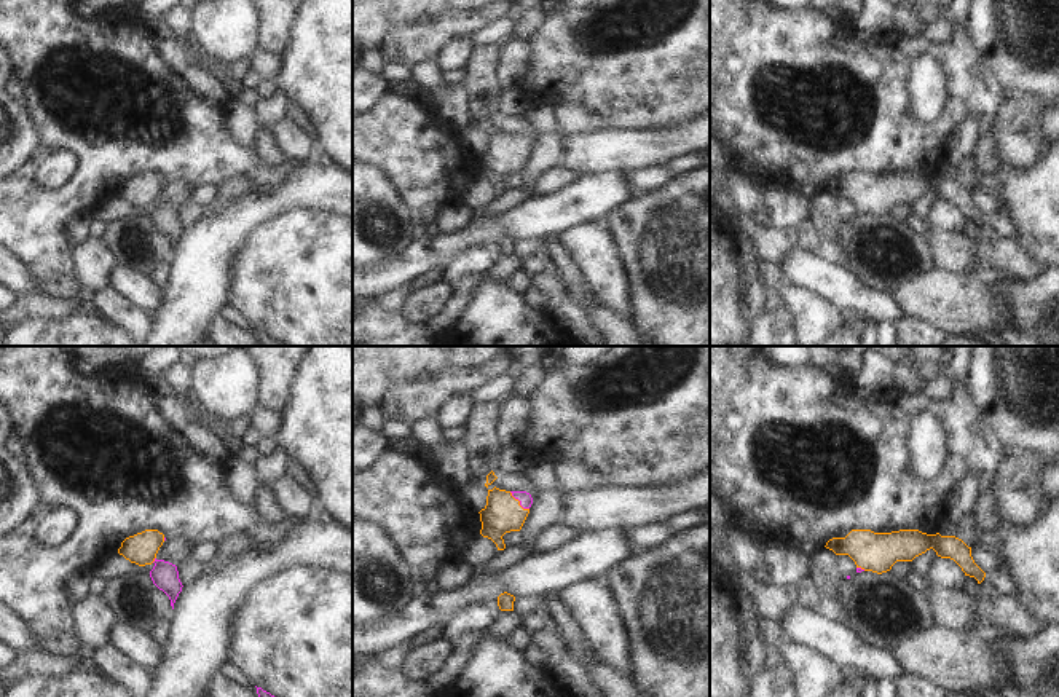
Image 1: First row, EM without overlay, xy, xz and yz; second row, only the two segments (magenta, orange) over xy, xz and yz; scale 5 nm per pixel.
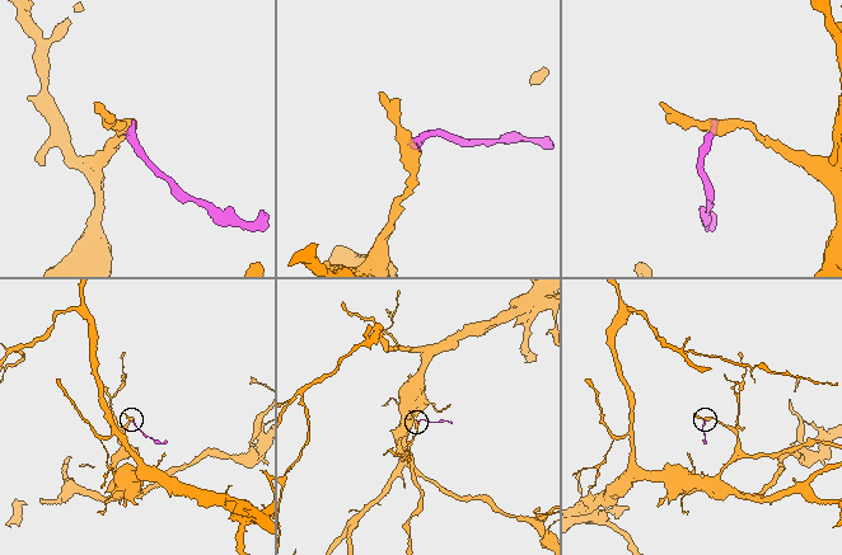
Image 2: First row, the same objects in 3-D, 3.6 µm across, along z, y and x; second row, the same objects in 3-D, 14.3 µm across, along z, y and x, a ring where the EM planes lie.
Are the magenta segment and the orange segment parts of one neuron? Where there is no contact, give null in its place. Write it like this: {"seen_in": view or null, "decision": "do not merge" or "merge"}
{"seen_in": "xz", "decision": "merge"}

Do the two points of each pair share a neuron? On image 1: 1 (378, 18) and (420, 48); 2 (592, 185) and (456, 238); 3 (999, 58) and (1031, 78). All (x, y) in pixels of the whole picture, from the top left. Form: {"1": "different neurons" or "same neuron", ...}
{"1": "different neurons", "2": "same neuron", "3": "same neuron"}

